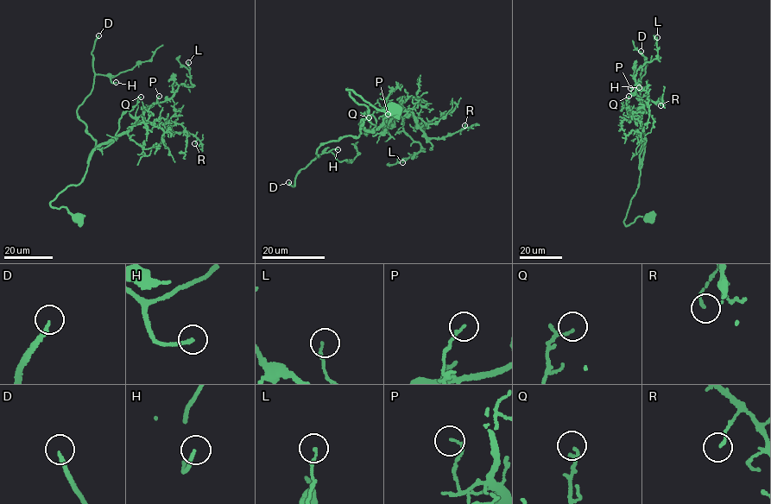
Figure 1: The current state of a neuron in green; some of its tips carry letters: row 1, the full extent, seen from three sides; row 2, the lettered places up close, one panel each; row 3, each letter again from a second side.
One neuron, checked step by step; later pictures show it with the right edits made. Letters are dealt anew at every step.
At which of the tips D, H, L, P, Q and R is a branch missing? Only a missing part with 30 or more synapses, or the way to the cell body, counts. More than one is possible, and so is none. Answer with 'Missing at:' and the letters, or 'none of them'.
Missing at: D, H

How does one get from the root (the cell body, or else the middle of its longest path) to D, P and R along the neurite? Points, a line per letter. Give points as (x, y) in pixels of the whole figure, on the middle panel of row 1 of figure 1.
D: (388, 109), (347, 89), (369, 110), (359, 135), (325, 142), (288, 182)
P: (388, 109), (378, 109), (346, 90), (368, 108), (359, 122), (365, 129), (383, 124), (385, 130), (388, 114)
R: (388, 109), (346, 90), (368, 108), (359, 124), (370, 132), (398, 107), (427, 137), (464, 125)

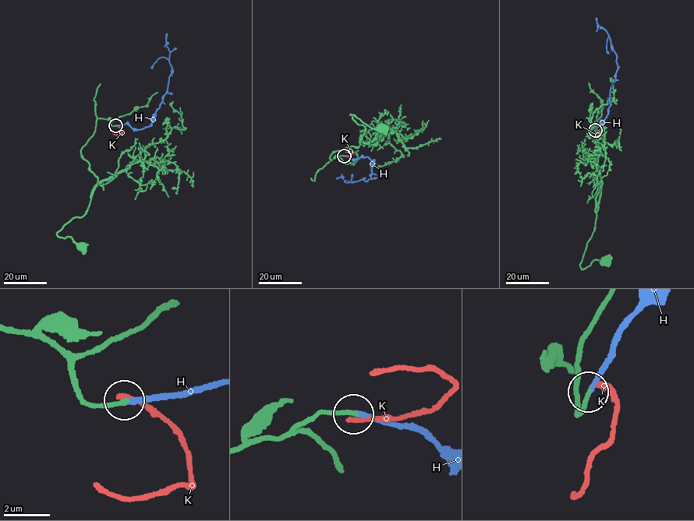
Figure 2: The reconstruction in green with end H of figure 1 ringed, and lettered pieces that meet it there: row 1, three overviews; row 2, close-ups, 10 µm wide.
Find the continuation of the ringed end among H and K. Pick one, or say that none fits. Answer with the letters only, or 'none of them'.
H

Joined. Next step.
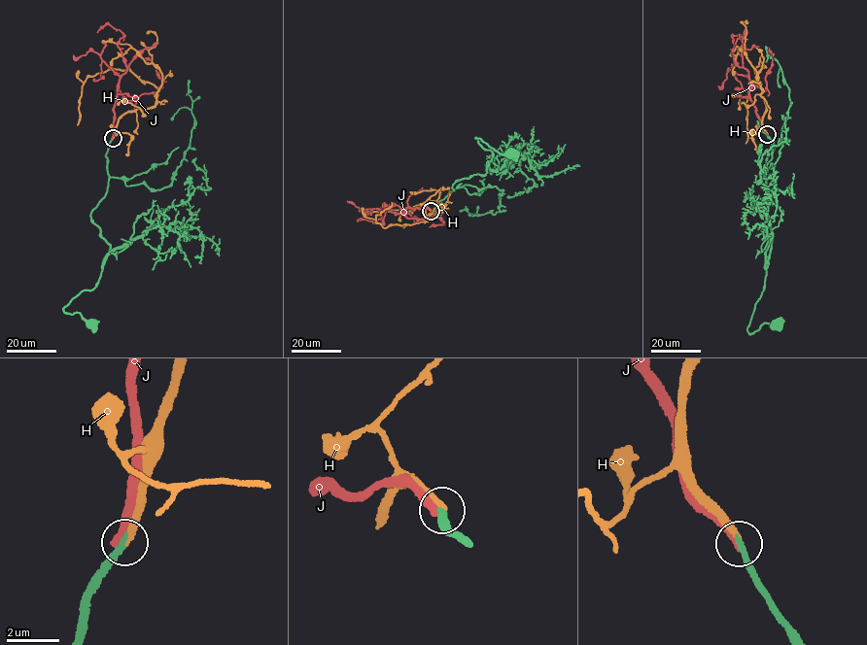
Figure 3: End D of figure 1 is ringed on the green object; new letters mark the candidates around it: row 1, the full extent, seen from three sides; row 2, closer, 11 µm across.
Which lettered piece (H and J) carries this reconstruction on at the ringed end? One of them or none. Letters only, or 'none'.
H

